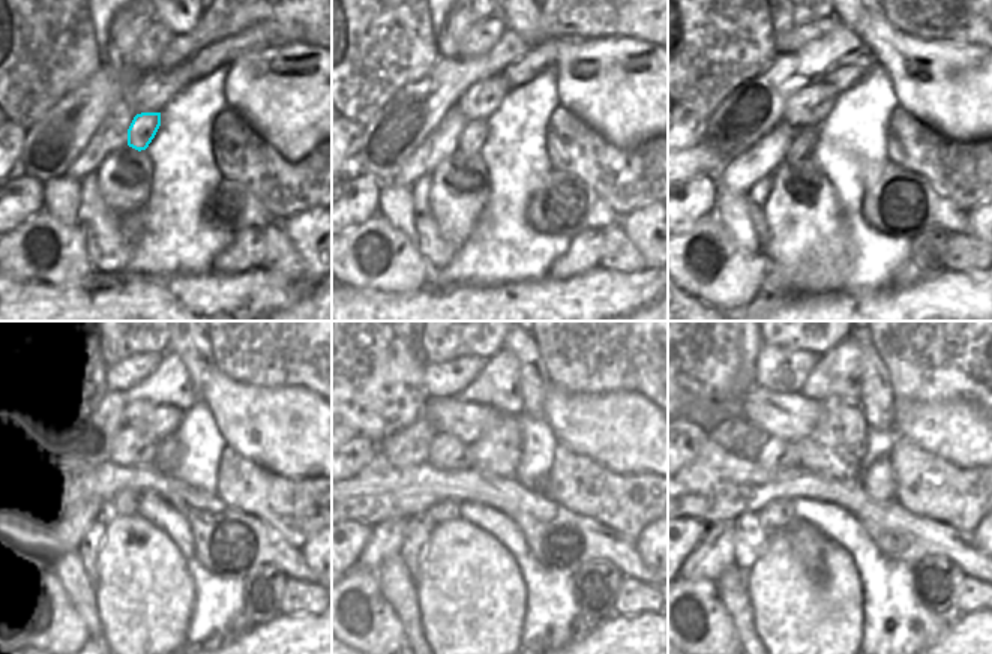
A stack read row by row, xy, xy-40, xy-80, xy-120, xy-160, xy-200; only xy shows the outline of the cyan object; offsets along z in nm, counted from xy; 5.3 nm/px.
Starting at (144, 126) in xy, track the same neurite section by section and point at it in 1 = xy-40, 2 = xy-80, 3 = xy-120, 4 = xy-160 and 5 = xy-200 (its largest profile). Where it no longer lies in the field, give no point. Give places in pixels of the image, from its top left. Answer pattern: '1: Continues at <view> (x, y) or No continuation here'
1: Continues at xy-40 (474, 134)
2: Continues at xy-80 (805, 138)
3: Continues at xy-120 (123, 501)
4: Continues at xy-160 (446, 510)
5: Continues at xy-200 (776, 515)

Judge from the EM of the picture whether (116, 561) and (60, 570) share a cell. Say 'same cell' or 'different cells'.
different cells

